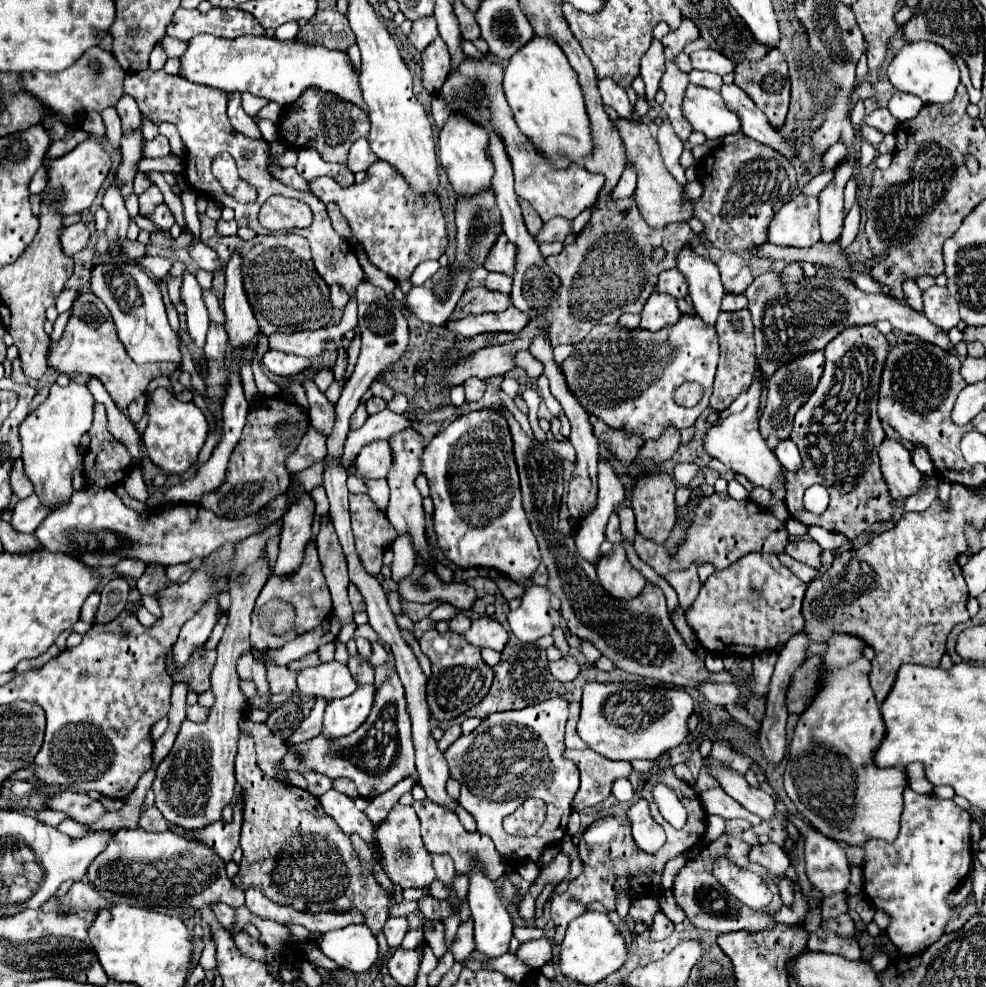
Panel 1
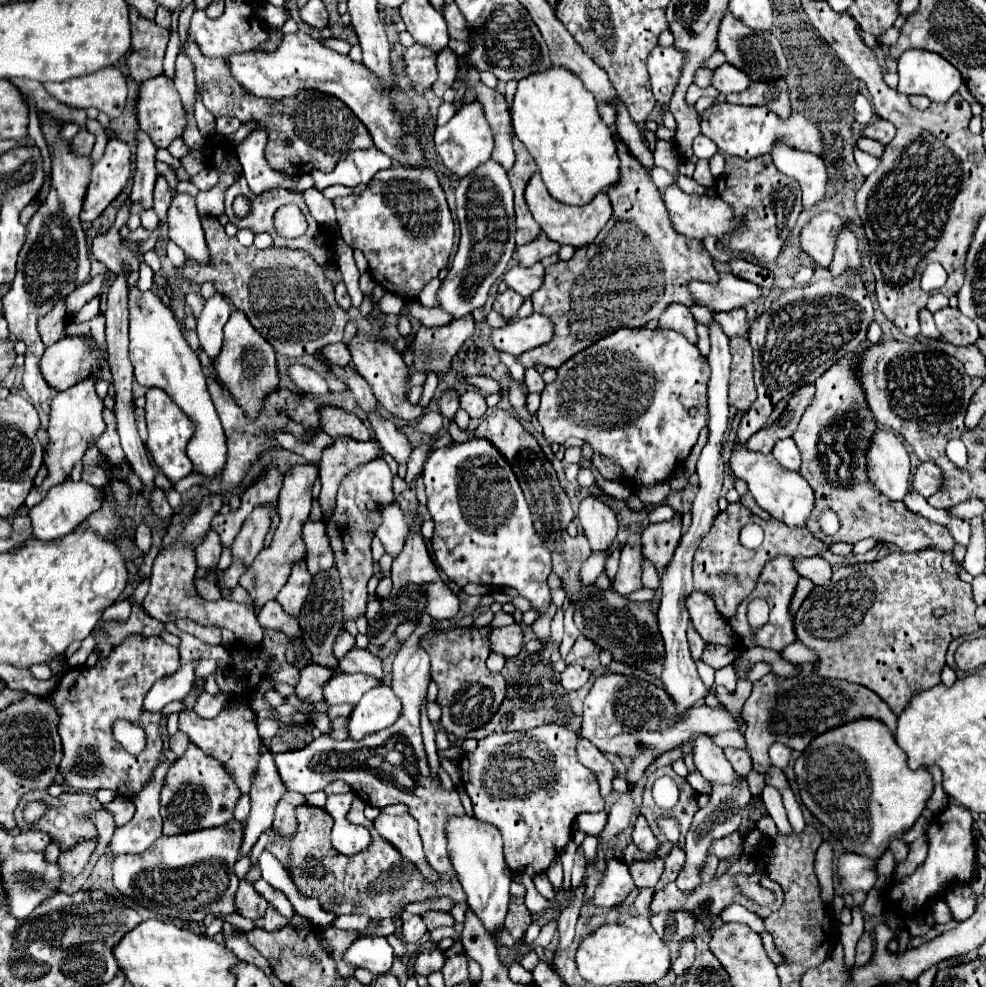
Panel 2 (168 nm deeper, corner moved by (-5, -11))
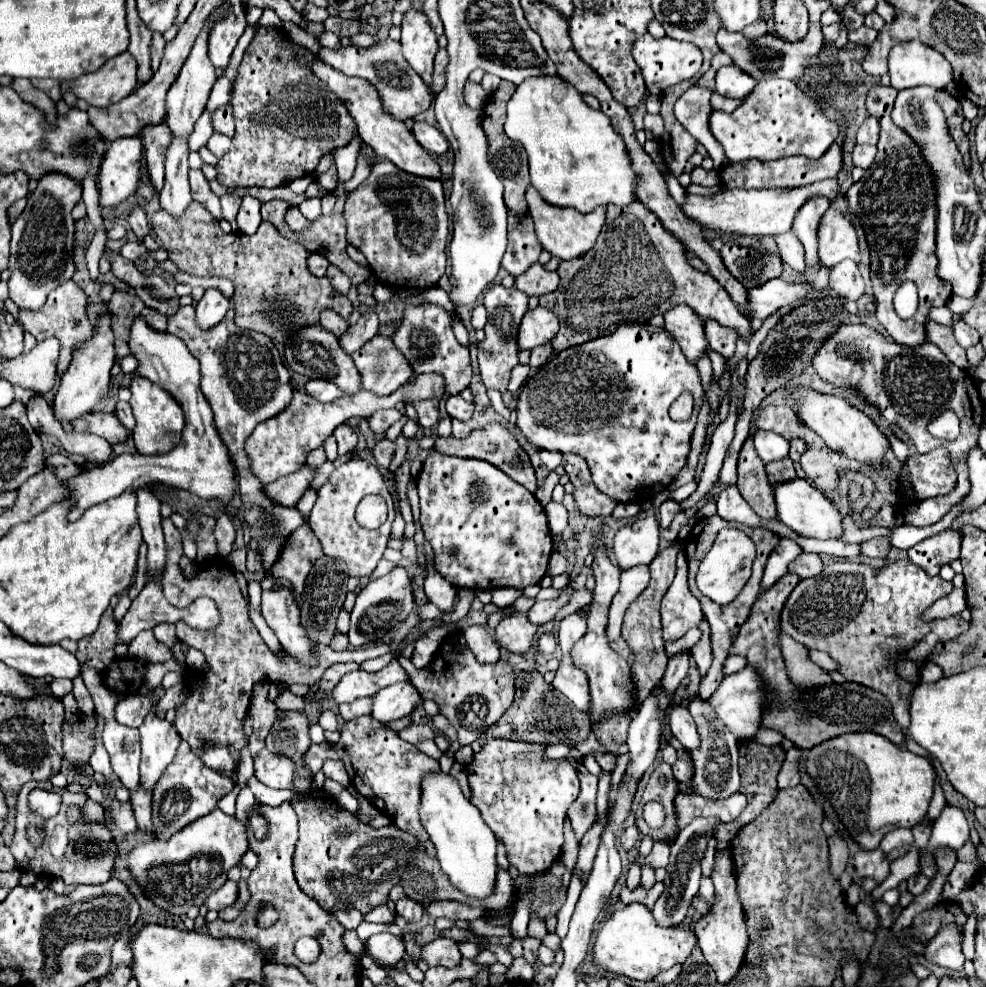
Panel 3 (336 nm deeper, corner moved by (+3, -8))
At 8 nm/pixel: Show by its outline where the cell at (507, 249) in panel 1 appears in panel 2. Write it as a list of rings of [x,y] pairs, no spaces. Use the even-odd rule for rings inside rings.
[[[540,263],[532,265],[532,267],[520,267],[520,265],[514,265],[510,267],[502,281],[514,289],[516,293],[520,293],[522,297],[530,297],[536,289],[540,289],[542,285],[542,277],[544,277],[544,267]]]

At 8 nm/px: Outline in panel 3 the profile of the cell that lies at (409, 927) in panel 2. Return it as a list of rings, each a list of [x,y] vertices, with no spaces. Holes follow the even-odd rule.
[[[402,896],[398,902],[396,902],[396,914],[402,916],[406,922],[410,924],[416,924],[422,920],[422,914],[424,914],[424,908],[420,902],[416,902],[414,898],[408,898],[408,896]]]

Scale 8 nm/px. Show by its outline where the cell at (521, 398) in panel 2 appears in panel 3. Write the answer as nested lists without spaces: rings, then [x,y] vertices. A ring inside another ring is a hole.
[[[494,284],[484,294],[484,308],[488,312],[488,322],[484,326],[486,338],[478,342],[478,364],[480,364],[480,376],[486,388],[494,388],[498,392],[506,392],[506,386],[510,382],[510,370],[518,364],[518,344],[516,344],[516,332],[522,322],[524,312],[528,310],[528,296],[520,292],[518,288],[504,288],[502,284]]]

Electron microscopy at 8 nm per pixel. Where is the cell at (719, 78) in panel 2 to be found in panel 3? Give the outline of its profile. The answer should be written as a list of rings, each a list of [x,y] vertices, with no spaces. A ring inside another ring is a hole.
[[[724,66],[716,74],[716,92],[728,98],[746,98],[756,84],[758,82],[738,66]]]

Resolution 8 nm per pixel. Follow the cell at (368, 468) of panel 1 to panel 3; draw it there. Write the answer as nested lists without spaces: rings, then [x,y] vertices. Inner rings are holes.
[[[352,458],[350,462],[338,466],[332,472],[330,480],[320,488],[318,500],[316,500],[316,504],[314,504],[314,508],[308,516],[308,524],[310,524],[312,532],[318,536],[318,540],[322,542],[324,554],[344,560],[348,564],[348,574],[354,576],[354,578],[370,576],[374,572],[376,564],[380,562],[380,558],[386,550],[386,542],[390,538],[392,522],[394,522],[392,494],[388,492],[384,478],[378,472],[378,468],[370,462],[366,462],[366,460],[360,460],[360,458]],[[368,494],[384,496],[386,502],[388,502],[388,520],[378,530],[366,530],[354,518],[354,510],[356,510],[358,502]]]

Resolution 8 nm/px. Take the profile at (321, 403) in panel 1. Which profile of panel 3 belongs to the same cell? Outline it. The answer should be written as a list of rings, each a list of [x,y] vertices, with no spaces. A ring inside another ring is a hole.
[[[382,438],[382,440],[376,444],[376,448],[374,448],[374,458],[376,458],[376,462],[378,462],[380,466],[388,468],[390,462],[392,462],[394,450],[396,450],[396,442],[392,442],[392,440],[388,440],[388,438]]]

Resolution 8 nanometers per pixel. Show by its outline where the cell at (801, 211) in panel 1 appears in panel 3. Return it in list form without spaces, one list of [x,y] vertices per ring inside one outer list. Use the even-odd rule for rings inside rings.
[[[830,208],[820,222],[818,254],[820,262],[826,268],[832,268],[846,258],[860,262],[860,246],[856,230],[852,222],[846,218],[846,214],[838,208]]]

